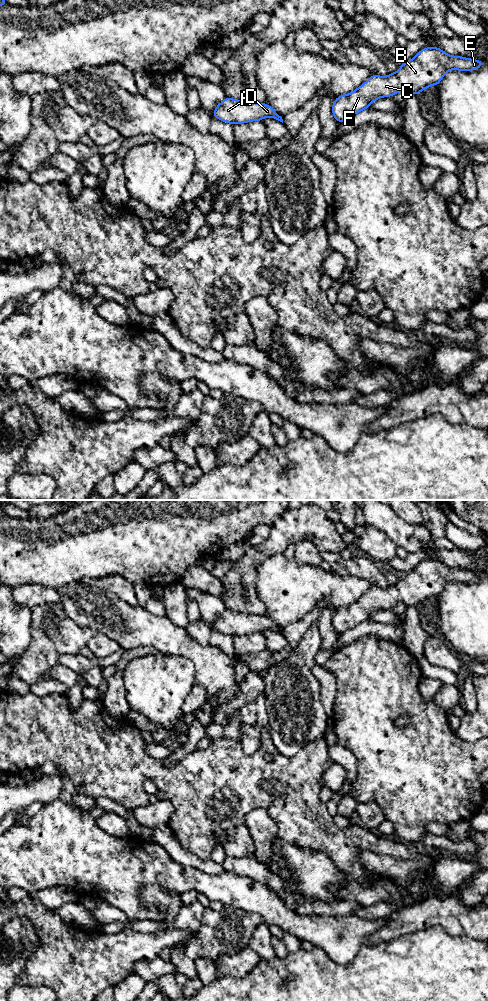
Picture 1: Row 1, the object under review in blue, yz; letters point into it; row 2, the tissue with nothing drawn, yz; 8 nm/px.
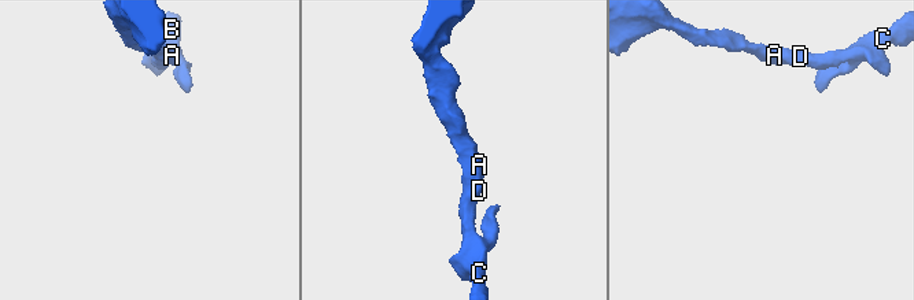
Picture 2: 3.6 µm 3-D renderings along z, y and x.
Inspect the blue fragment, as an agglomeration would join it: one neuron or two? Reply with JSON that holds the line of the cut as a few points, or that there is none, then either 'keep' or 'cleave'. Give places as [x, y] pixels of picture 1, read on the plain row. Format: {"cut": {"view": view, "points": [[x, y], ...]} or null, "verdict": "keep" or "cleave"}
{"cut": null, "verdict": "keep"}

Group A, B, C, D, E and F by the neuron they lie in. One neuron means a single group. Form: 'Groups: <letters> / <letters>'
Groups: A B C D E F

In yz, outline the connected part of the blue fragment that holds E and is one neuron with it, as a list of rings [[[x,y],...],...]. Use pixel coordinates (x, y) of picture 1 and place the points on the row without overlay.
[[[437,559],[423,560],[418,566],[402,575],[396,585],[386,589],[373,586],[350,606],[340,607],[332,616],[332,626],[339,635],[369,621],[370,616],[382,609],[391,609],[399,603],[419,607],[424,601],[439,597],[449,582],[472,583],[484,576],[482,572],[452,568]]]

